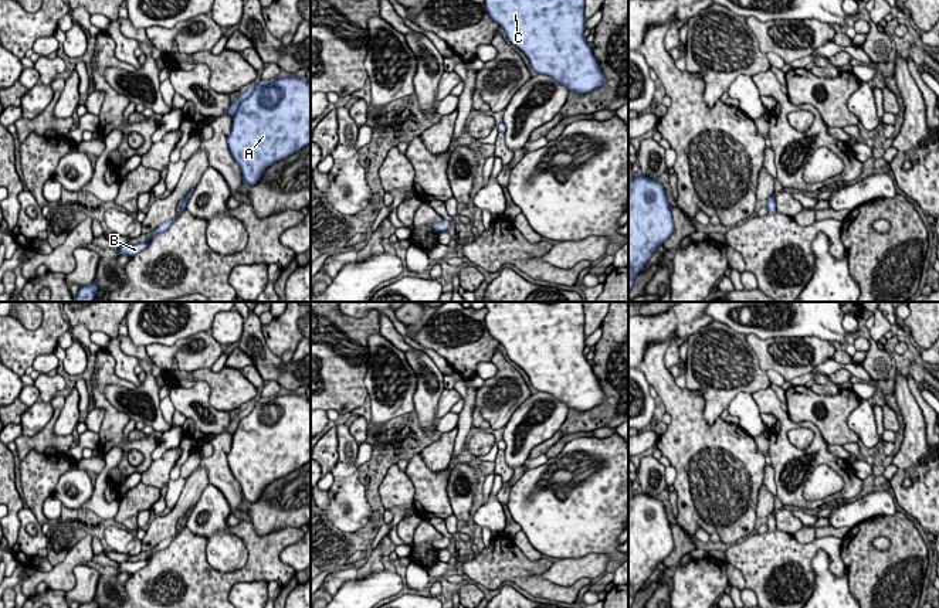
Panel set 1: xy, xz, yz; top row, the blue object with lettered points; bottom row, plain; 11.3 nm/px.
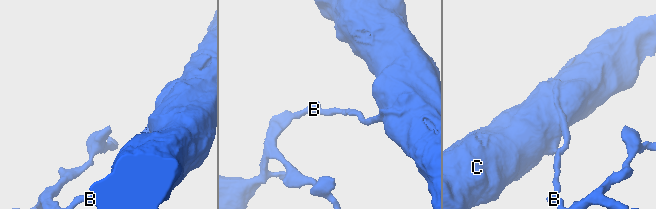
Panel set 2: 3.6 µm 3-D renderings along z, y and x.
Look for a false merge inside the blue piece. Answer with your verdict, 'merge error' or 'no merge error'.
merge error

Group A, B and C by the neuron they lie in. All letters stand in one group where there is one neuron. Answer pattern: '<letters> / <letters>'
A C / B

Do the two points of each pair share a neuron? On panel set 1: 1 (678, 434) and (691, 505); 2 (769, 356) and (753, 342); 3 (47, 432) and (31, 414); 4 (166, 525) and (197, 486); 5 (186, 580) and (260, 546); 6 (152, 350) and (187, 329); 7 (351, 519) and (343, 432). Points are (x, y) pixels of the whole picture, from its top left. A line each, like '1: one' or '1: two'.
1: one
2: one
3: two
4: one
5: one
6: two
7: one

